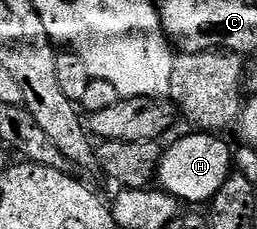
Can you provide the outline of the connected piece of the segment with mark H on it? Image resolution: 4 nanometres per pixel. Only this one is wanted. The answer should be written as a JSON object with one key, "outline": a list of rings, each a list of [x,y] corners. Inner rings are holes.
{"outline":[[[189,132],[162,151],[156,165],[158,187],[182,203],[205,204],[226,182],[233,168],[233,150],[213,132]]]}

